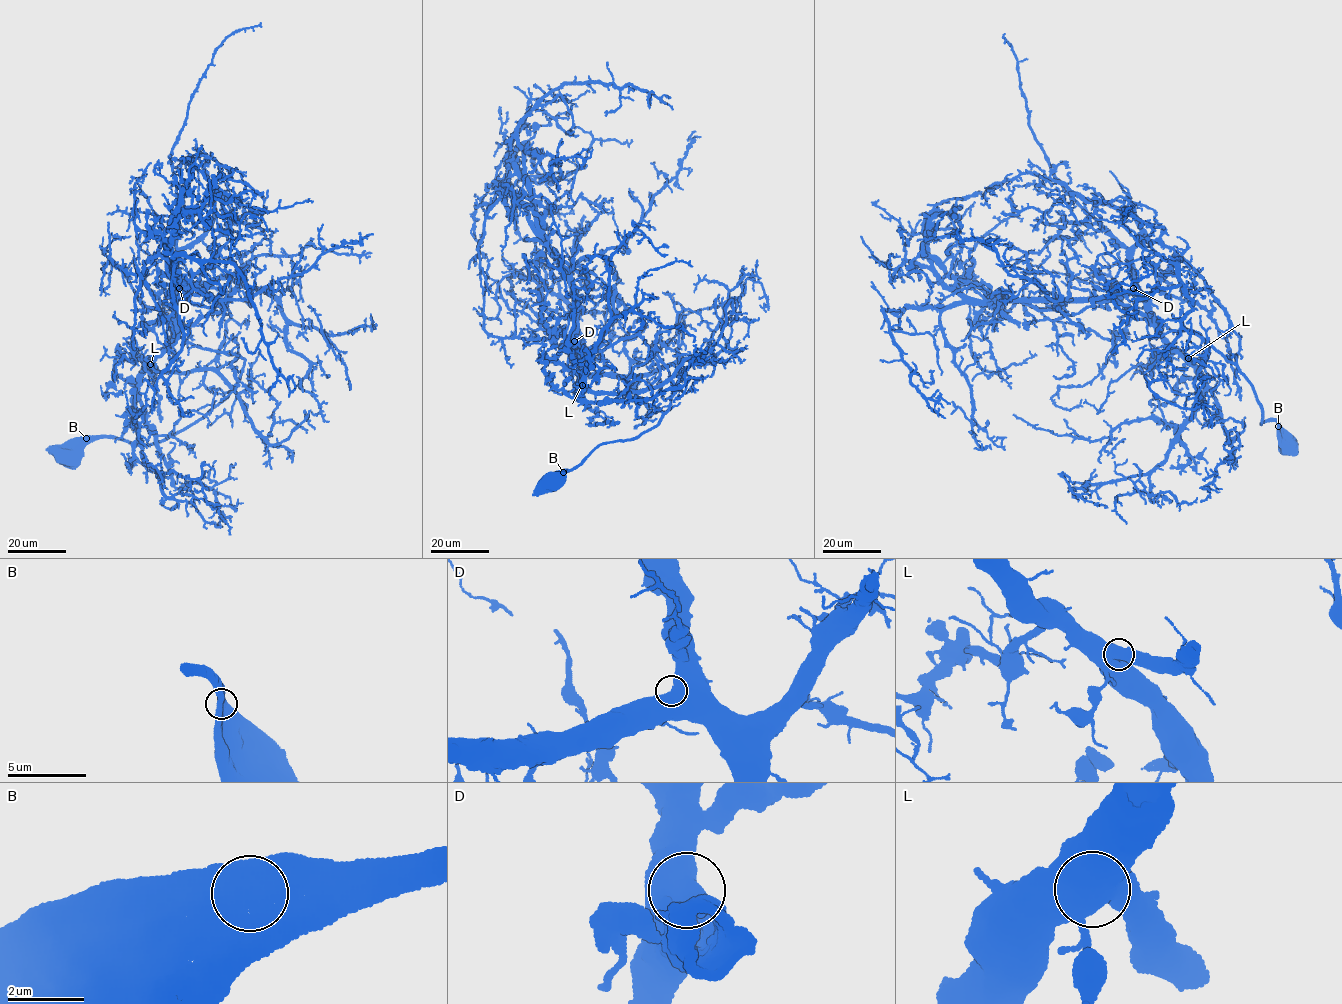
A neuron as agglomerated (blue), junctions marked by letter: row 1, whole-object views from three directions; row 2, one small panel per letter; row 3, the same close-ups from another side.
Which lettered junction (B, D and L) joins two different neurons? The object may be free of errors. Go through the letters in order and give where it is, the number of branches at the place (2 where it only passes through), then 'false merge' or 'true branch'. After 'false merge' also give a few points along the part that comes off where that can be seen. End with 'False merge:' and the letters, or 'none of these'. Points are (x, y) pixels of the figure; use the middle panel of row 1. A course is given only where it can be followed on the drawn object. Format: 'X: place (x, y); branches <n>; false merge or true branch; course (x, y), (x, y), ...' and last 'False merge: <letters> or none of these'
B: place (563, 472); branches 1; true branch
D: place (574, 341); branches 1; true branch
L: place (582, 385); branches 1; true branch
False merge: none of these

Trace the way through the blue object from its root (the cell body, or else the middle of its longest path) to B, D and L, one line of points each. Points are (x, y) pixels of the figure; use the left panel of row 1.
B: (64, 454), (80, 440), (86, 439)
D: (64, 454), (99, 438), (164, 441), (234, 389), (245, 358), (182, 338), (179, 288)
L: (64, 454), (99, 438), (114, 436), (138, 445), (164, 441), (228, 395), (245, 360), (180, 337), (150, 364)

